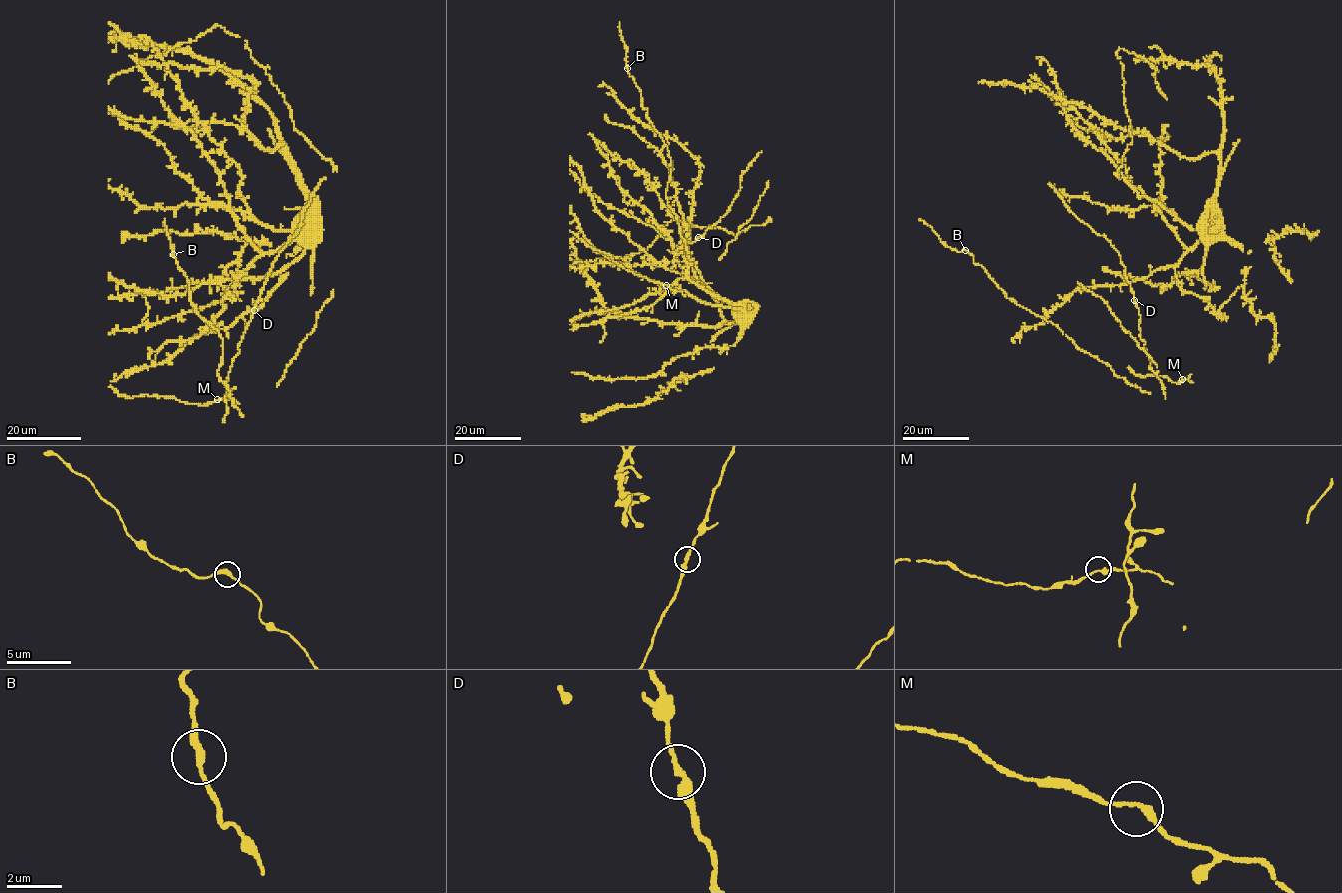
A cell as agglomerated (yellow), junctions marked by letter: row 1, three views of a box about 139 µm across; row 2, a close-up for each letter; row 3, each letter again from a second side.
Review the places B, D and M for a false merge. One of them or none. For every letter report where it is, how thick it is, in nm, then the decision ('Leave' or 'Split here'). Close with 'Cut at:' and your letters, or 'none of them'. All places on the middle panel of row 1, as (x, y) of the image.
B: Place: (627, 68). Thickness 260 nm. Leave
D: Place: (698, 237). Thickness 260 nm. Leave
M: Place: (666, 285). Thickness 220 nm. Leave
Cut at: none of them

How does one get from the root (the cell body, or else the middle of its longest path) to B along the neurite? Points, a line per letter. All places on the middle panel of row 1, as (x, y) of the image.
B: (749, 316), (740, 320), (729, 303), (687, 276), (681, 247), (683, 214), (660, 155), (664, 143), (627, 68)

